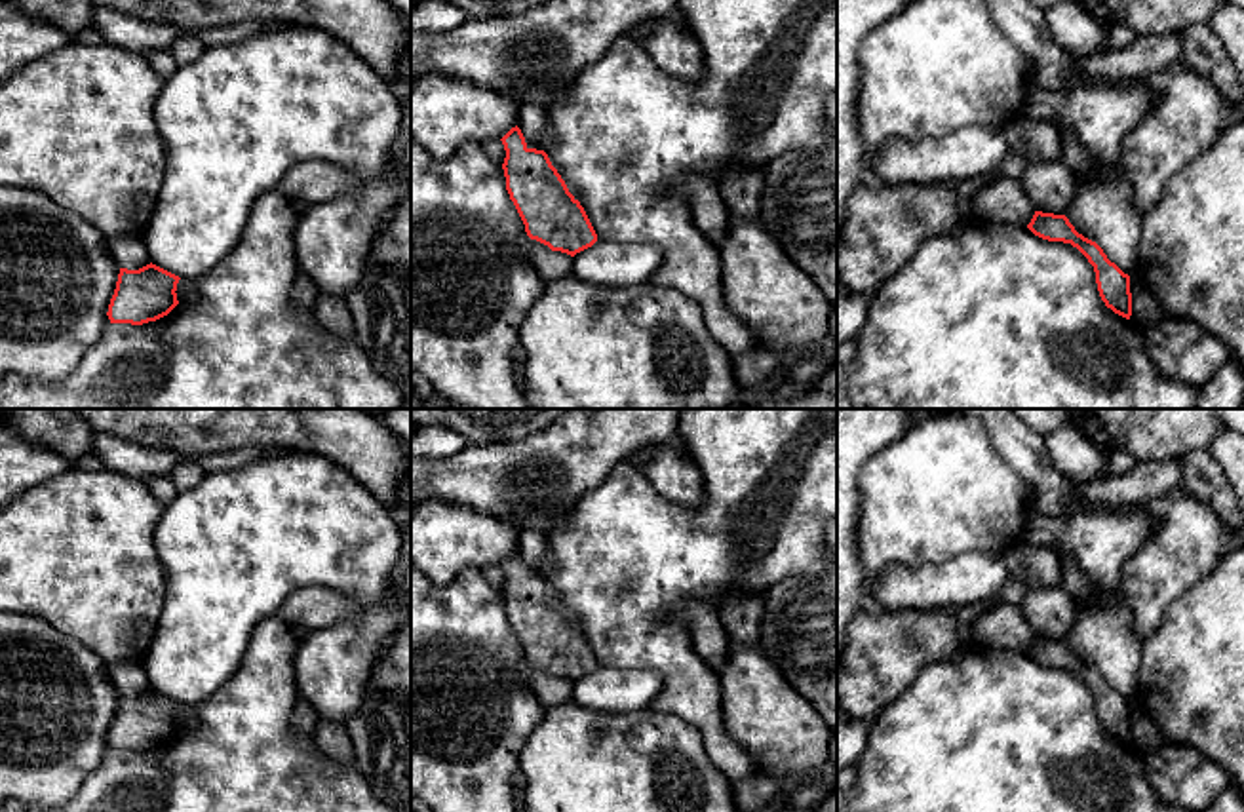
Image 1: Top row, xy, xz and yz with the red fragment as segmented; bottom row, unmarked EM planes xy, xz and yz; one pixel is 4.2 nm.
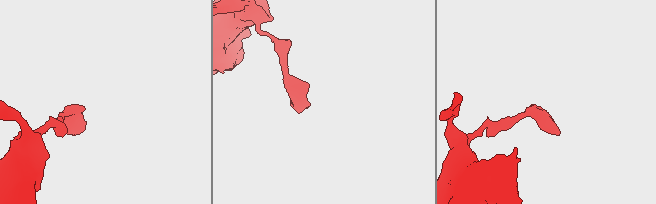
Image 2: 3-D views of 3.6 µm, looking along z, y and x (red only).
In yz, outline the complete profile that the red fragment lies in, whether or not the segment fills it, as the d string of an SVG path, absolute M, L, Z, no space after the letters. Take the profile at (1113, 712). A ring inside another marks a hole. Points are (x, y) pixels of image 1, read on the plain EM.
M1035 637L1027 654L1042 666L1063 667L1077 673L1094 692L1098 717L1105 732L1130 745L1130 702L1111 688L1096 667L1079 660L1065 641Z

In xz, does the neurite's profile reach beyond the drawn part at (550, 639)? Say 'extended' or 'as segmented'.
as segmented

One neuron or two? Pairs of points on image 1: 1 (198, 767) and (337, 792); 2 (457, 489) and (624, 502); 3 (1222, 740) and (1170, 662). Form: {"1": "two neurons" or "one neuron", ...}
{"1": "one neuron", "2": "two neurons", "3": "one neuron"}

